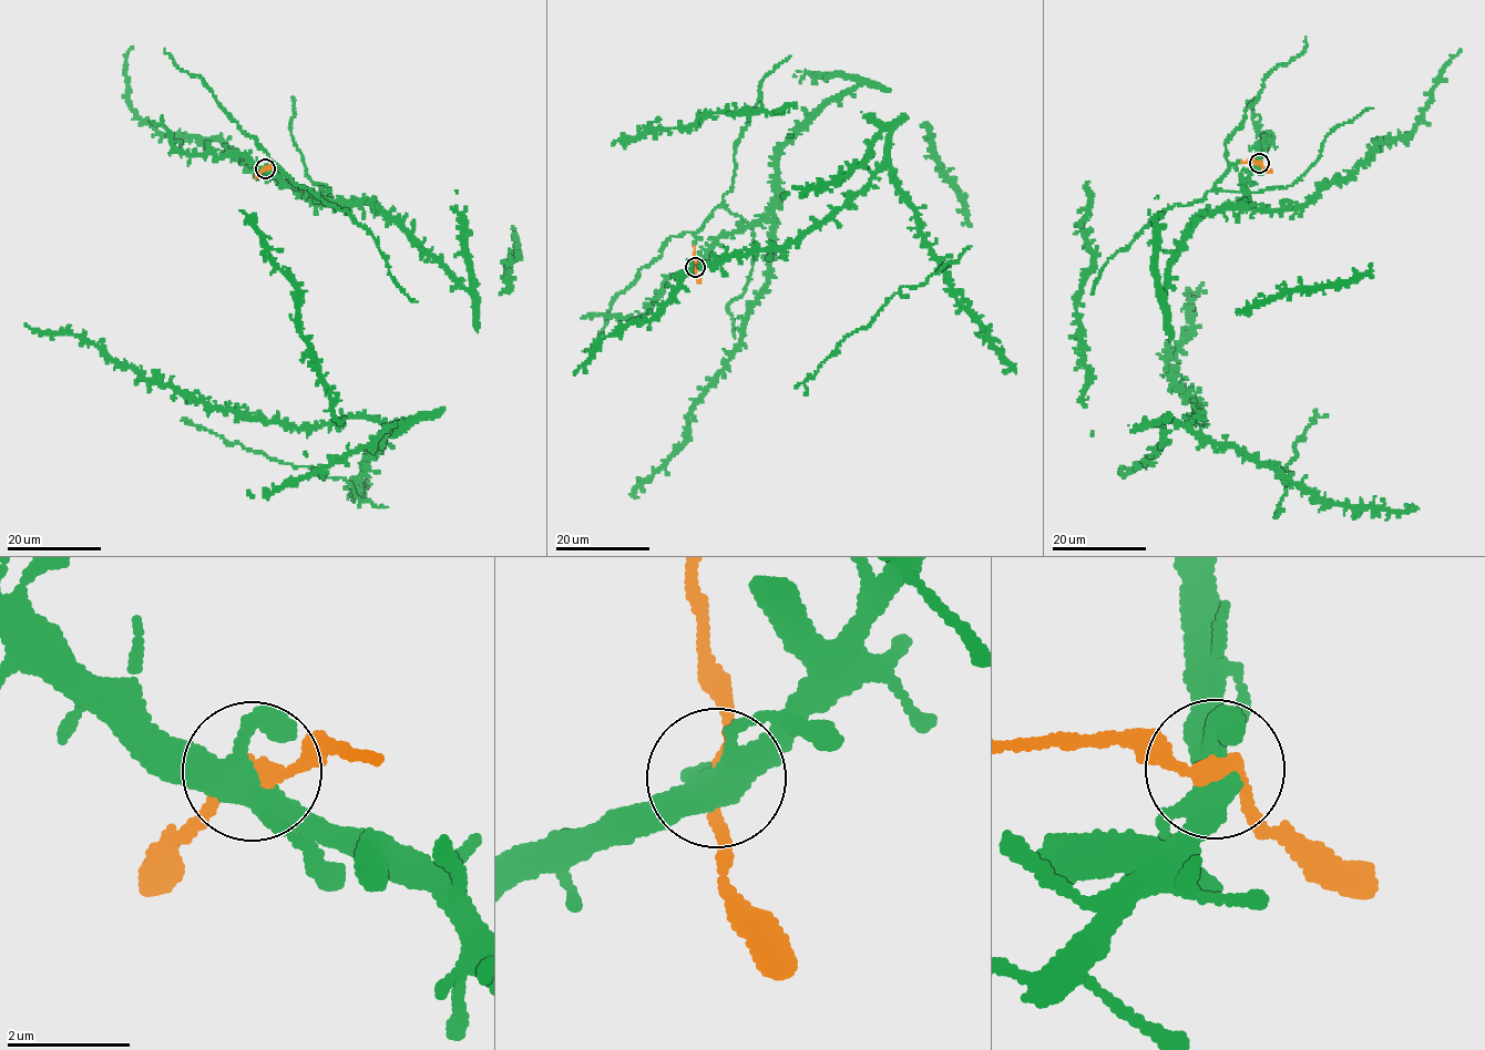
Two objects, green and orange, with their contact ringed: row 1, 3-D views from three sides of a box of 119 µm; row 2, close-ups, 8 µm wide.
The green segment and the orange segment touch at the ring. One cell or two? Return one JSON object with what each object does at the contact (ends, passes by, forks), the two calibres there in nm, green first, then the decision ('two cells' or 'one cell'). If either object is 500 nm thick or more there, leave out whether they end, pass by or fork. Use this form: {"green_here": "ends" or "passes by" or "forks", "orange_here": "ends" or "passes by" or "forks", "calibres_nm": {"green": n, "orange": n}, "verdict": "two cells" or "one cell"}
{"green_here": "forks", "orange_here": "passes by", "calibres_nm": {"green": 400, "orange": 200}, "verdict": "one cell"}

